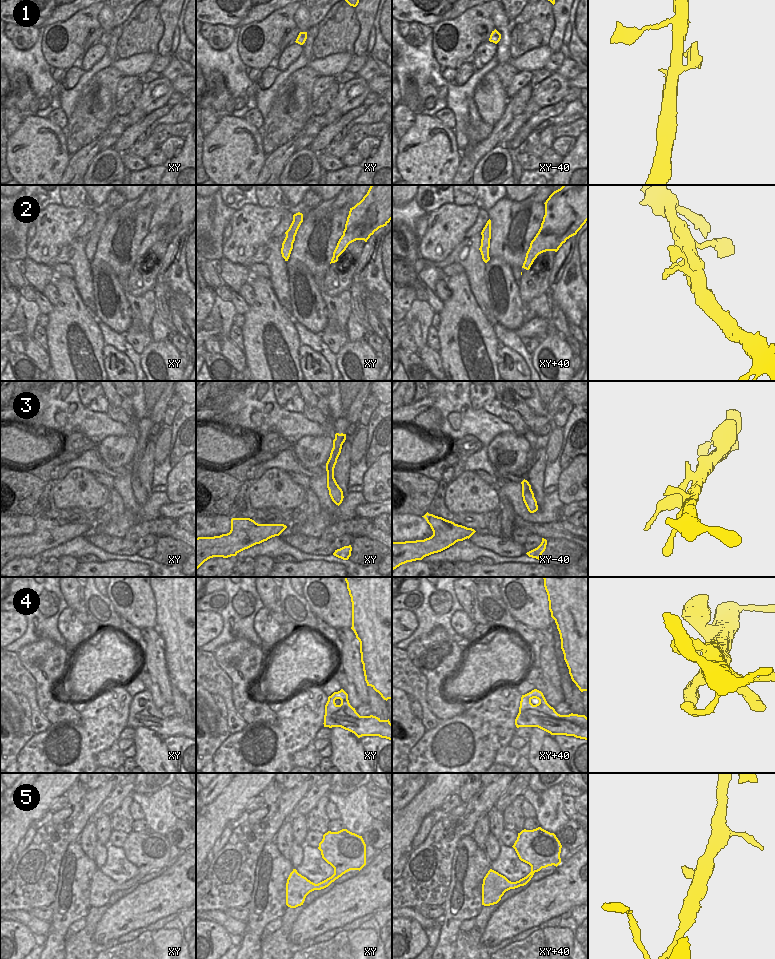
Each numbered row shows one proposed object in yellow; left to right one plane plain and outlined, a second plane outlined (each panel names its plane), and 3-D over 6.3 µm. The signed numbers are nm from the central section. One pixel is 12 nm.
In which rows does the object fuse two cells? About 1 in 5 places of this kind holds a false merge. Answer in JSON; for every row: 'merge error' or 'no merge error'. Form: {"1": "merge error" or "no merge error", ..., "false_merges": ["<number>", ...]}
{"1": "no merge error", "2": "no merge error", "3": "no merge error", "4": "no merge error", "5": "no merge error", "false_merges": []}

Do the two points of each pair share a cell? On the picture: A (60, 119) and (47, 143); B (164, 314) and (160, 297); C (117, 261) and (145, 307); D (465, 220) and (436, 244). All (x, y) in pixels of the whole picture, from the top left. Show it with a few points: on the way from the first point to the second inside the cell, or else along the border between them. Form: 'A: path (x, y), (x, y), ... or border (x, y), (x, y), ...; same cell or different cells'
A: border (46, 117), (64, 130); different cells
B: path (163, 310), (161, 301); same cell
C: path (122, 274), (125, 290), (132, 299); same cell
D: path (458, 222), (443, 237); same cell

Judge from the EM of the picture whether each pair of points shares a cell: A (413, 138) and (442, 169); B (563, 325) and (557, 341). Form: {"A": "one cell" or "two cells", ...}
{"A": "one cell", "B": "two cells"}

